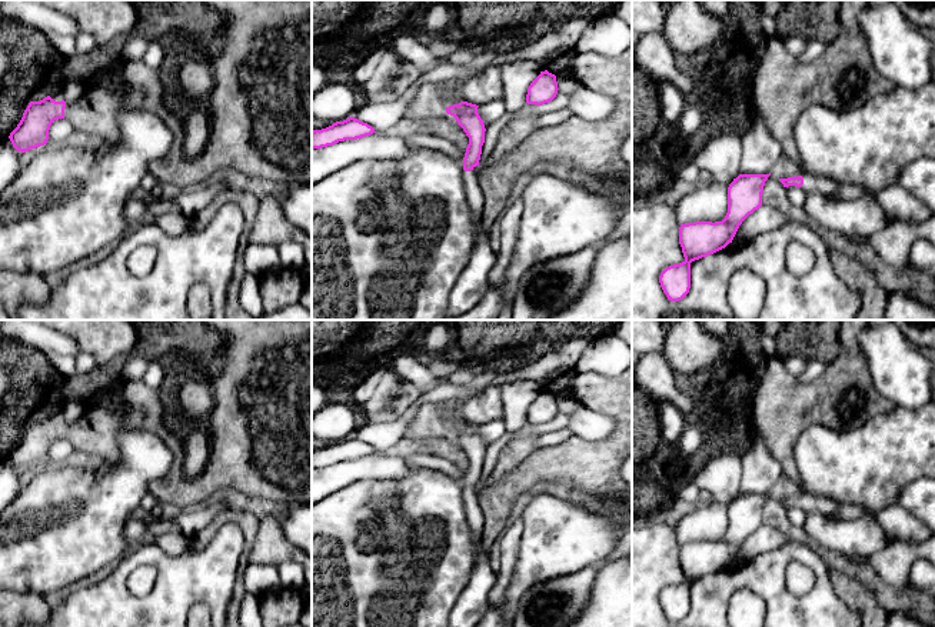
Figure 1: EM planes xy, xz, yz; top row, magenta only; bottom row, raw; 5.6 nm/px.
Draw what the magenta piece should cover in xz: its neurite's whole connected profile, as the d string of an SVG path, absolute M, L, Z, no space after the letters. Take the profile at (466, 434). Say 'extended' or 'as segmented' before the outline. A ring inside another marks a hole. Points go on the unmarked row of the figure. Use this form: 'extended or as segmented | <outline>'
as segmented | M460 421L446 427L446 433L453 436L457 444L463 448L469 457L469 464L463 477L463 490L470 491L479 486L482 466L485 463L485 444L478 433L476 424Z

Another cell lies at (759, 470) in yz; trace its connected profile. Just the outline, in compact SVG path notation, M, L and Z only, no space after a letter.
M753 416L741 448L741 494L769 494L782 476L782 468L771 456Z

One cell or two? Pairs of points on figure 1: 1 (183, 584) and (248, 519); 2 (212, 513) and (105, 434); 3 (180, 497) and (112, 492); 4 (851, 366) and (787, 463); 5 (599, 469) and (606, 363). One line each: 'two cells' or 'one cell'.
1: two cells
2: two cells
3: two cells
4: one cell
5: two cells

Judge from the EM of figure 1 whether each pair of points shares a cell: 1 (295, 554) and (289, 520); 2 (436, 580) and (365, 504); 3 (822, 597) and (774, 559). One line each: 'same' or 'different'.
1: different
2: same
3: same

